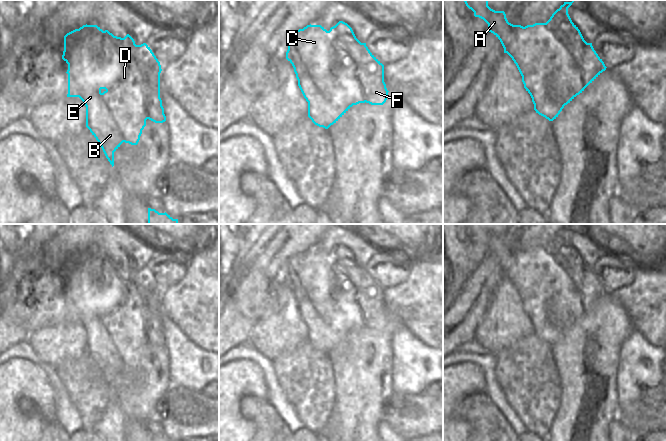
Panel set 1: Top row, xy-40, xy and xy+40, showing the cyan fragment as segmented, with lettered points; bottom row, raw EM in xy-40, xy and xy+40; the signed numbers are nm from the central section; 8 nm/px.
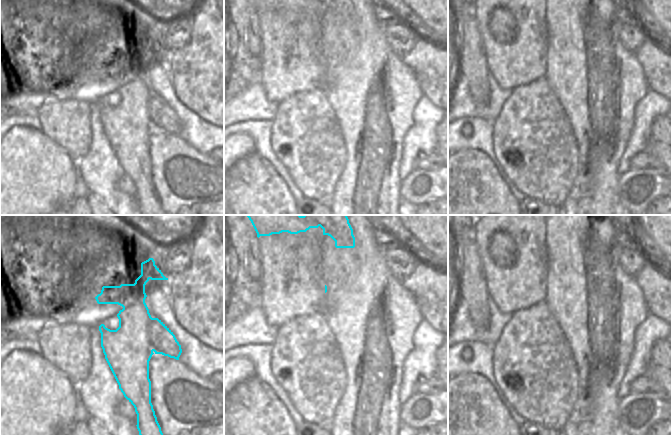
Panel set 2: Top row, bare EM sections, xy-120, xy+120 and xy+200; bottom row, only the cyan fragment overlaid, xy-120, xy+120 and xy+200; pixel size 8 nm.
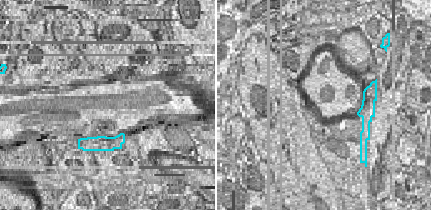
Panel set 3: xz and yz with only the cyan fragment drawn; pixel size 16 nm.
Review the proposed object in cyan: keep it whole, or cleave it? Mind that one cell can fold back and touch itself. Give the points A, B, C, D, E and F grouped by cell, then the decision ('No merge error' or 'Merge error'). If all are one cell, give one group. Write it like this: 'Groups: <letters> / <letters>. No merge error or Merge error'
Groups: A B C D E / F. Merge error.

